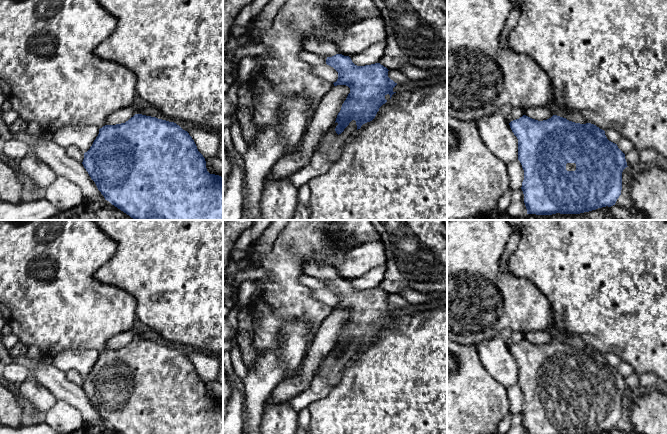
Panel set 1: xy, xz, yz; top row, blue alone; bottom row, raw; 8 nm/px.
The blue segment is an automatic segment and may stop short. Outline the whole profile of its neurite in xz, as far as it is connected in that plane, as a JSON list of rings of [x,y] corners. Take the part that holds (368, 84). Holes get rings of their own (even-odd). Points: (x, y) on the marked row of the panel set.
[[[314,35],[304,38],[304,50],[315,53],[319,56],[326,57],[326,64],[333,67],[338,72],[338,79],[334,82],[334,86],[346,85],[350,88],[346,100],[342,104],[341,110],[337,115],[336,121],[338,125],[335,128],[336,133],[341,134],[352,120],[356,121],[357,130],[367,122],[372,121],[379,108],[387,102],[385,96],[392,95],[396,92],[393,88],[397,85],[388,77],[388,69],[380,63],[365,66],[355,65],[349,56],[344,56],[338,52],[337,47],[329,41],[317,39]]]

